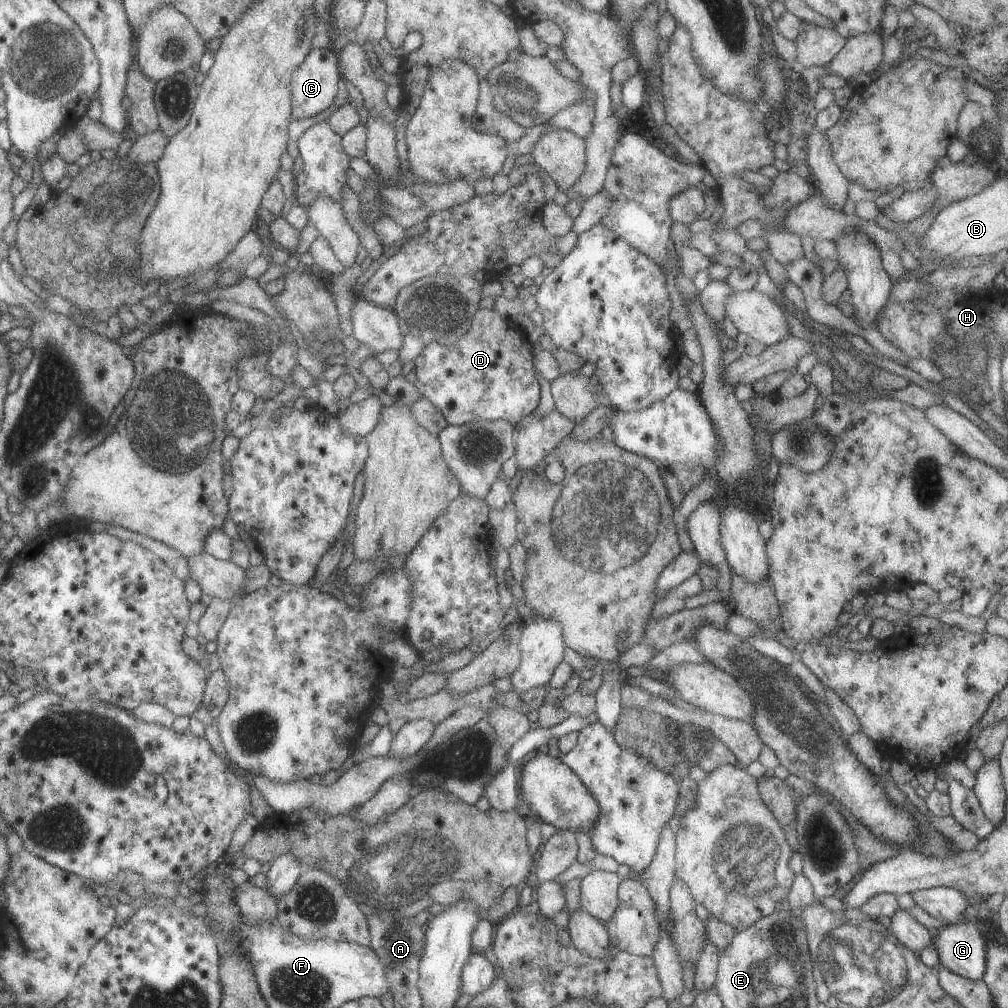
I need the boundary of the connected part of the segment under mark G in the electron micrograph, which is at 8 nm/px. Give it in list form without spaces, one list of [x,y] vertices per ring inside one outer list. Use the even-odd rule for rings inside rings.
[[[975,923],[942,926],[932,938],[938,962],[964,979],[981,979],[986,969],[986,940]]]

